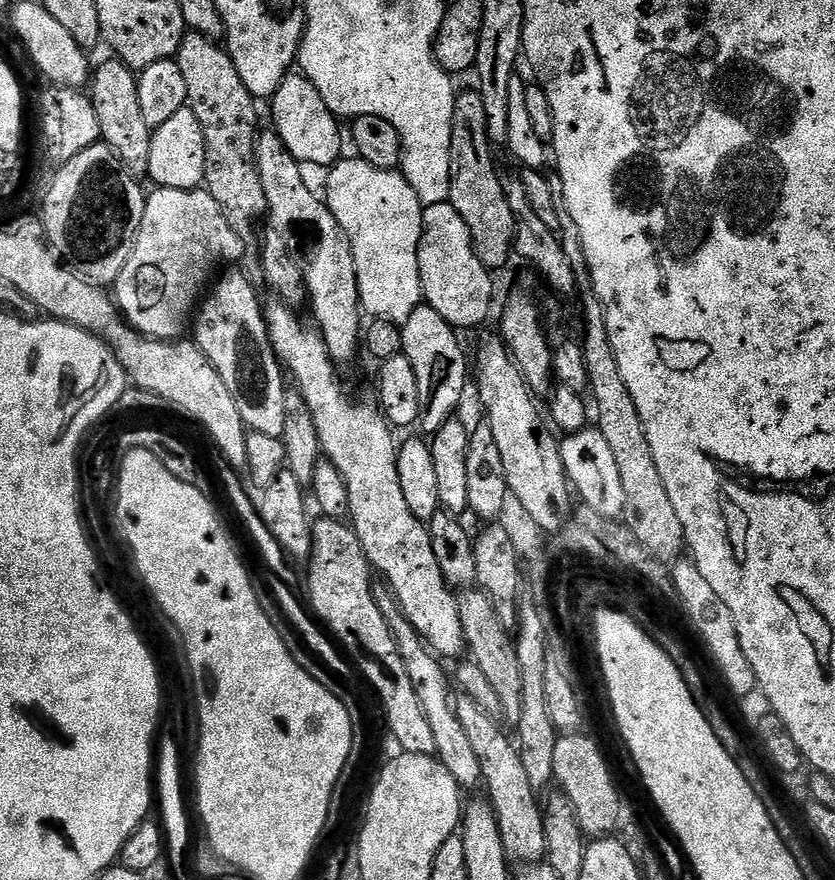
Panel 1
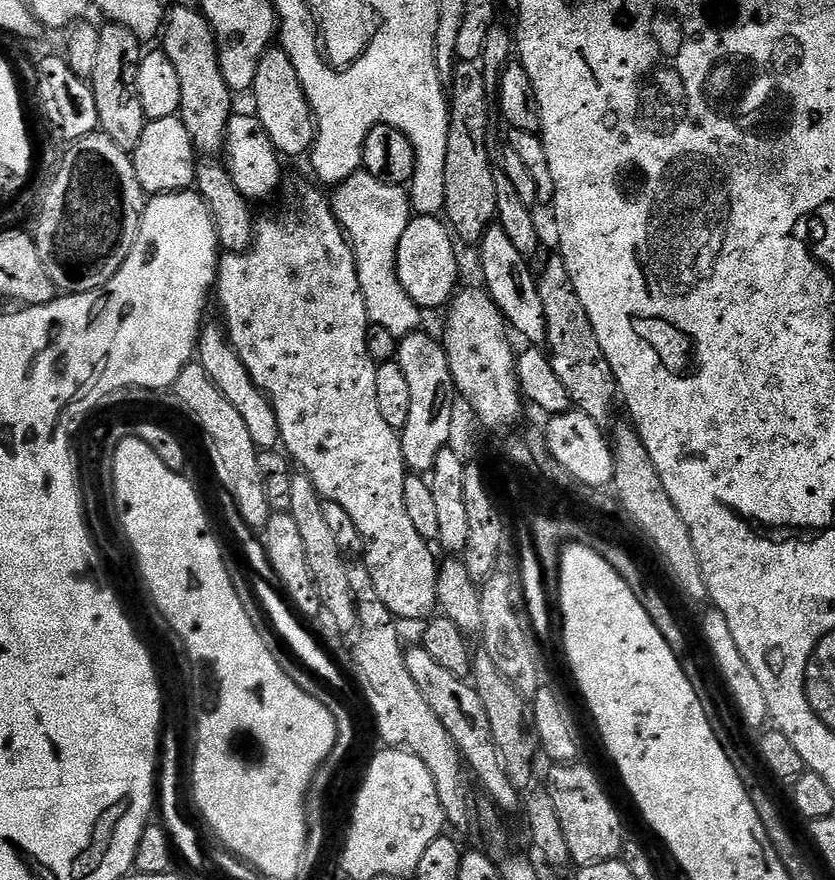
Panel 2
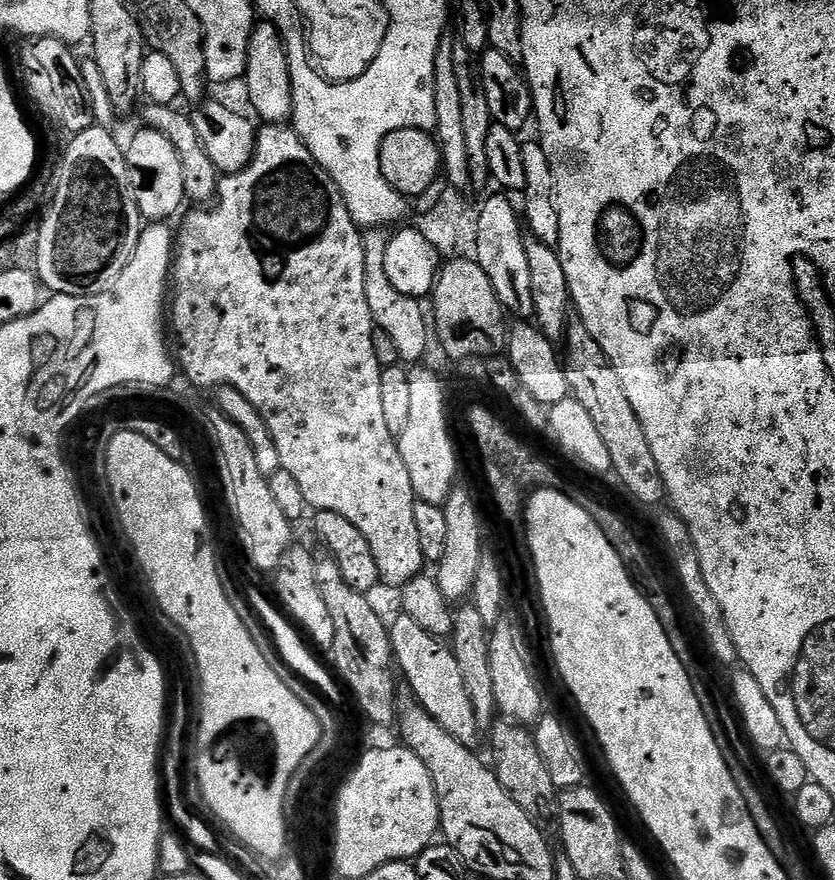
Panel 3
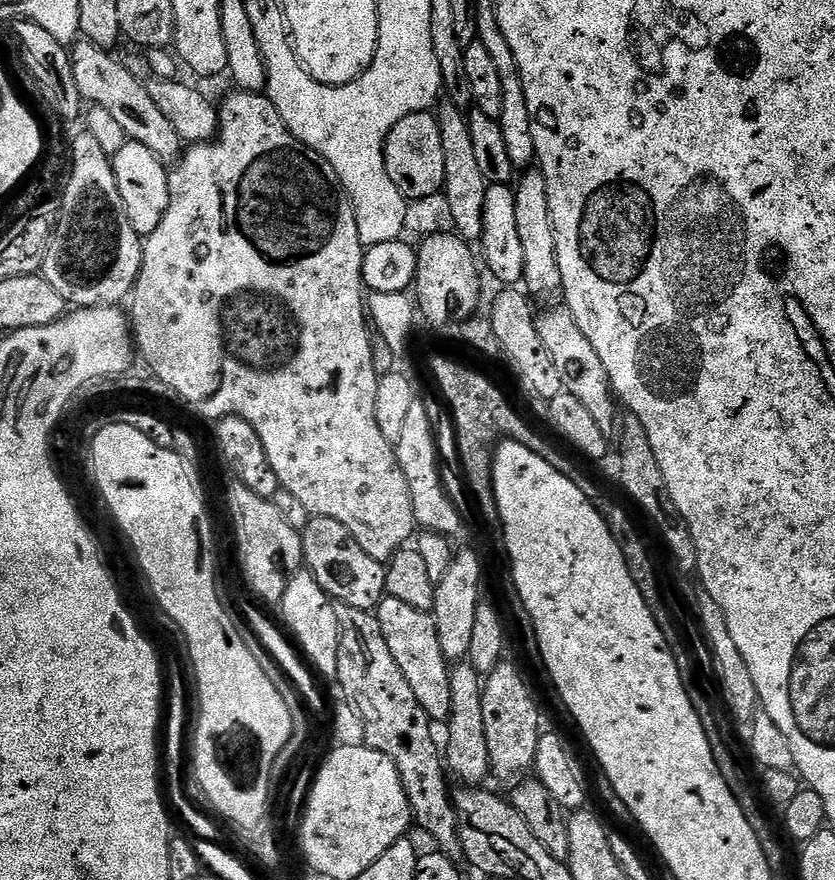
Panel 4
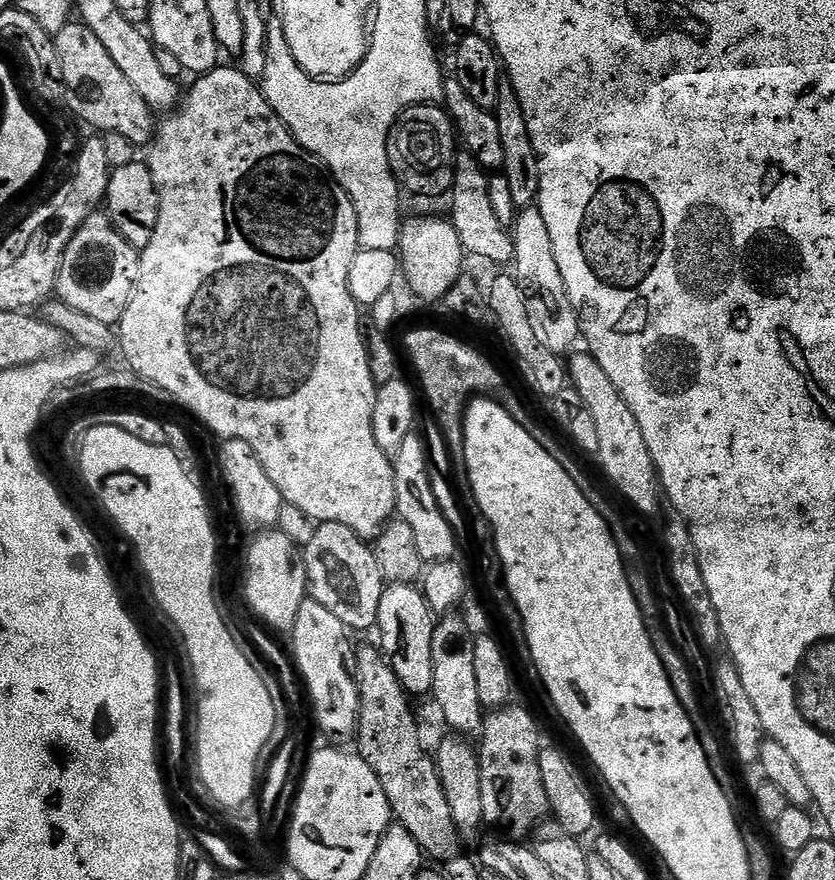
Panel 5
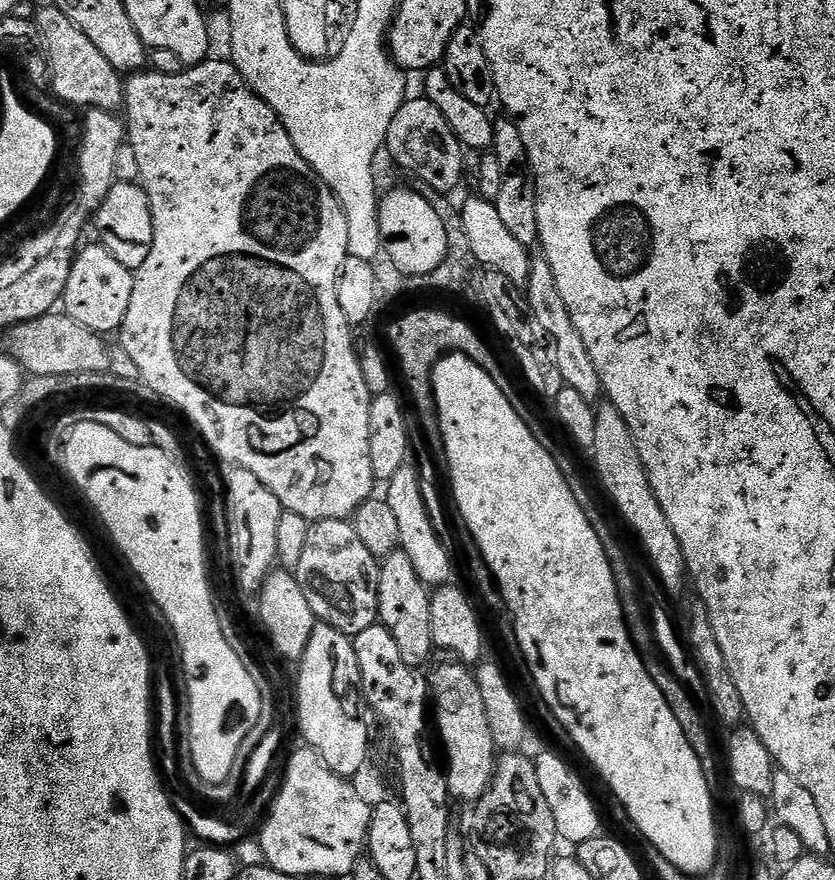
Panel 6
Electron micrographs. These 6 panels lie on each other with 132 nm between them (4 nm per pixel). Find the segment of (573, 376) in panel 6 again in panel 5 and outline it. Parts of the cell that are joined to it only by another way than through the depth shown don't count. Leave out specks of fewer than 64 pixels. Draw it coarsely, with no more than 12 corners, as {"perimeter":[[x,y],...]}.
{"perimeter":[[539,207],[510,231],[530,326],[556,355],[582,333]]}

